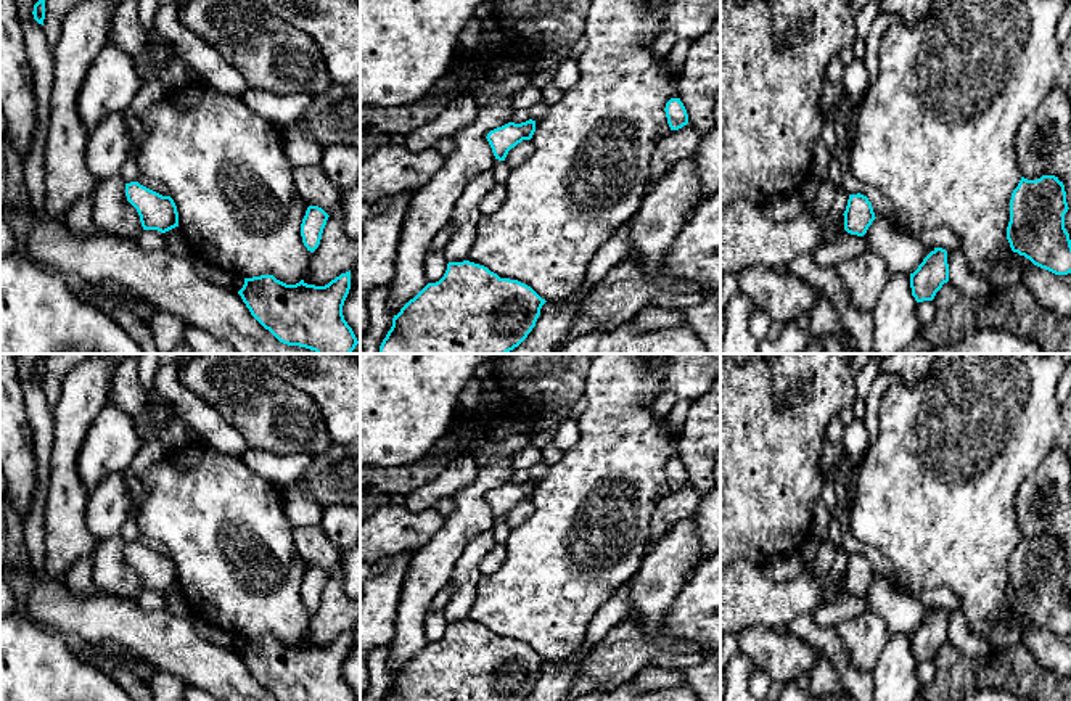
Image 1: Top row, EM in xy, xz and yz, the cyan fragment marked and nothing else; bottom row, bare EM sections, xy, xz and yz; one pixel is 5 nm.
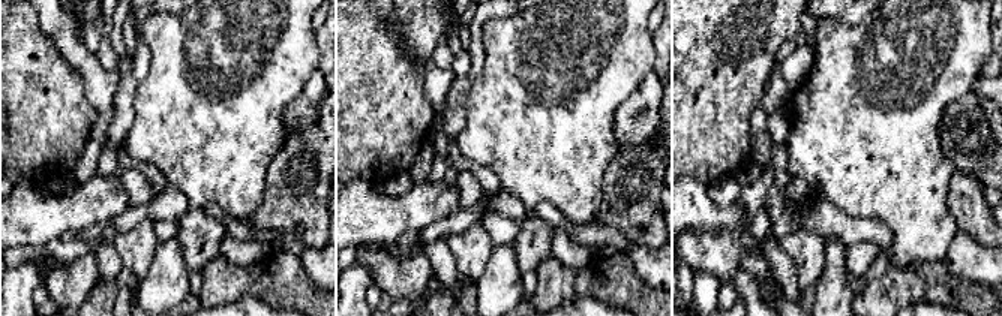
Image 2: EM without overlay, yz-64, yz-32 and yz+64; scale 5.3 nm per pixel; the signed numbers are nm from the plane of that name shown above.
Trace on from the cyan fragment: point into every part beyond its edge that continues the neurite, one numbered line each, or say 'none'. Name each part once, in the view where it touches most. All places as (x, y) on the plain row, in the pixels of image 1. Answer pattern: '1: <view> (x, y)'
none

